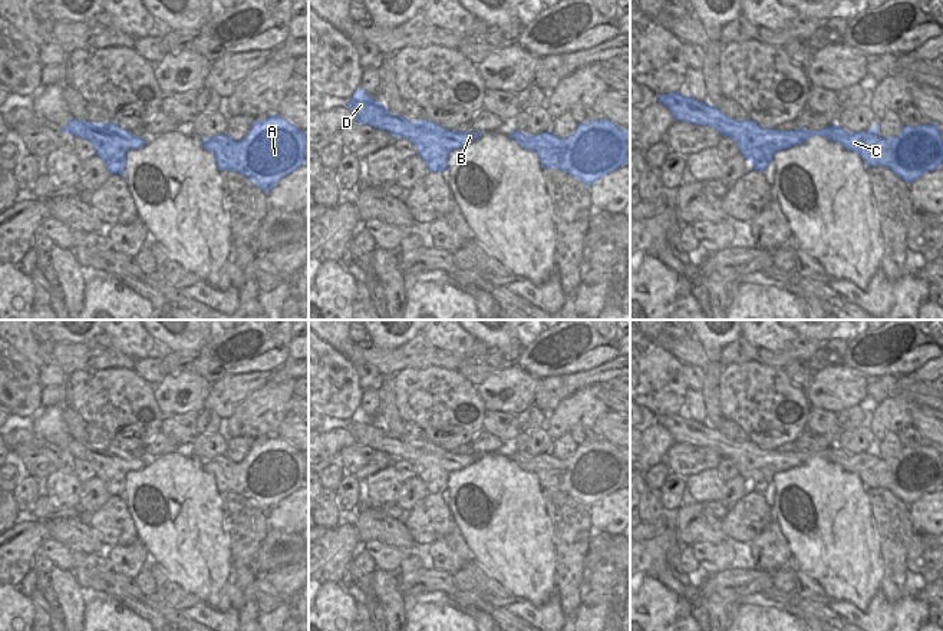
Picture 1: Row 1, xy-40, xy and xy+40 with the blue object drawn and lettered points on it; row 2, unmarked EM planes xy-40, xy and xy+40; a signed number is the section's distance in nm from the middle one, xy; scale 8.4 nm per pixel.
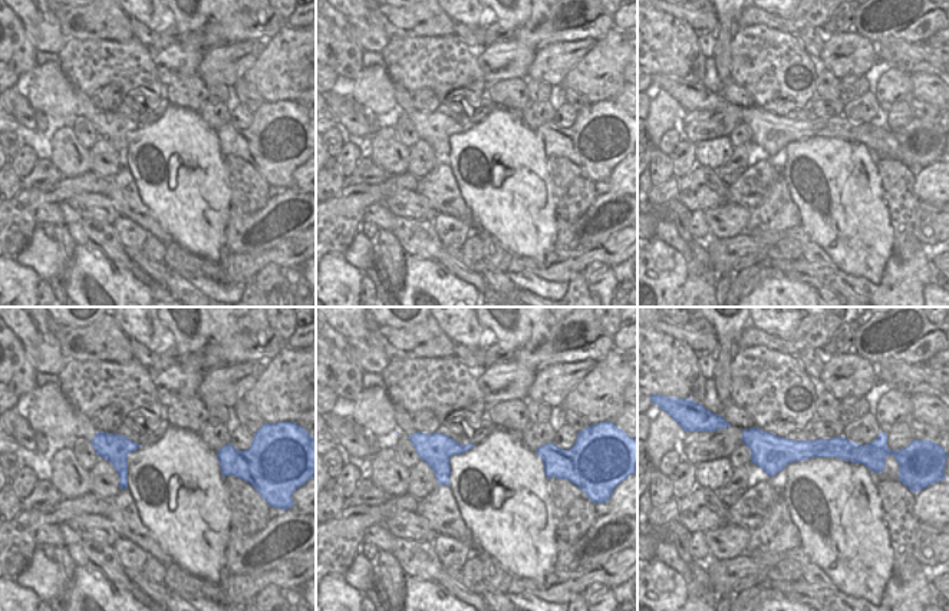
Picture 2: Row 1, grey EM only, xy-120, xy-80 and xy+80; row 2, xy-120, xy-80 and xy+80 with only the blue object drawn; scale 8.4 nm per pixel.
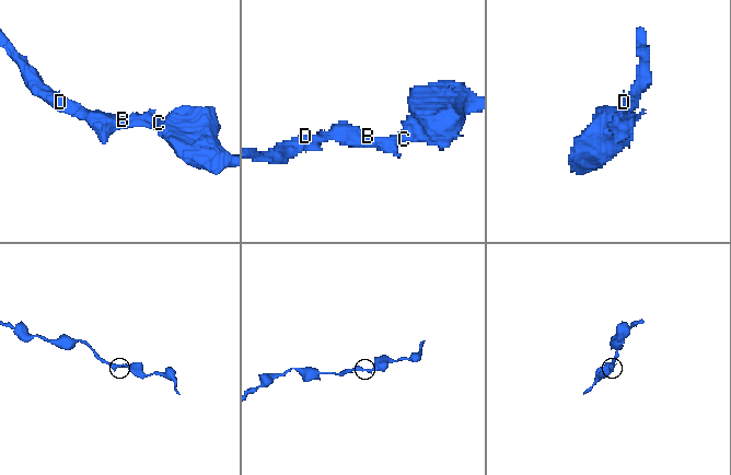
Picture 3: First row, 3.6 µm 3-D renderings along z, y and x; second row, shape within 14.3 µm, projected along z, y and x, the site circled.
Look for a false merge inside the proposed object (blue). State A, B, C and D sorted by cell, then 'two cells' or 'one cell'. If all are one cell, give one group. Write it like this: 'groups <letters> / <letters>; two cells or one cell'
groups A B C D; one cell

